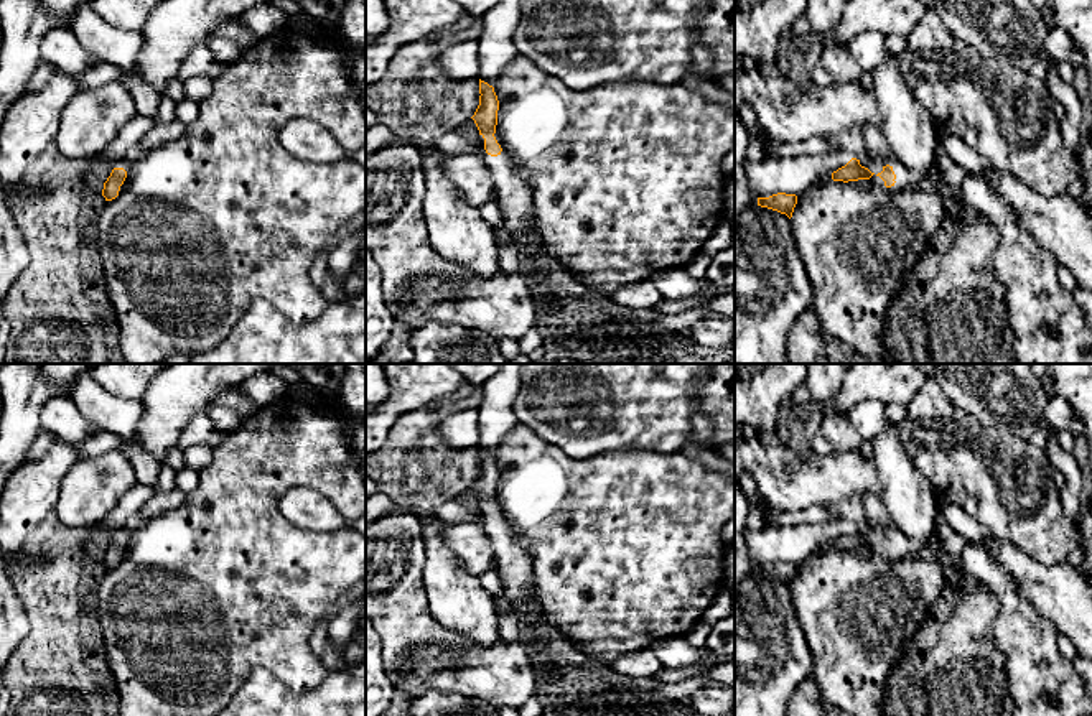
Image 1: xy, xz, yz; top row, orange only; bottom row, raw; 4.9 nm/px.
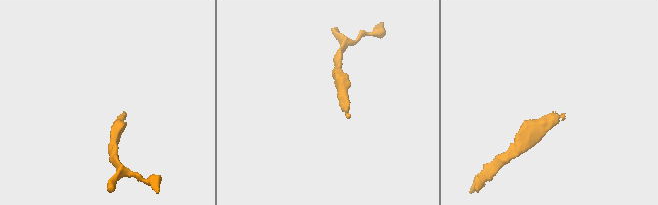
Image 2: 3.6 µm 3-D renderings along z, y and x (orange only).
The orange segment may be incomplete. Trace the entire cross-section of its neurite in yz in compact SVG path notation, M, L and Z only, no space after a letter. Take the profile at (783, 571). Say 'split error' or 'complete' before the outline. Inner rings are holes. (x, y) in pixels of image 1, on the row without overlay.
complete | M777 561L769 566L758 566L758 574L786 583L789 588L792 586L796 573L796 563Z

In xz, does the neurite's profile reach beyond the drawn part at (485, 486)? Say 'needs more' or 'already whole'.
needs more

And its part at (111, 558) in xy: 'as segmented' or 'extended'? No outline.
extended

